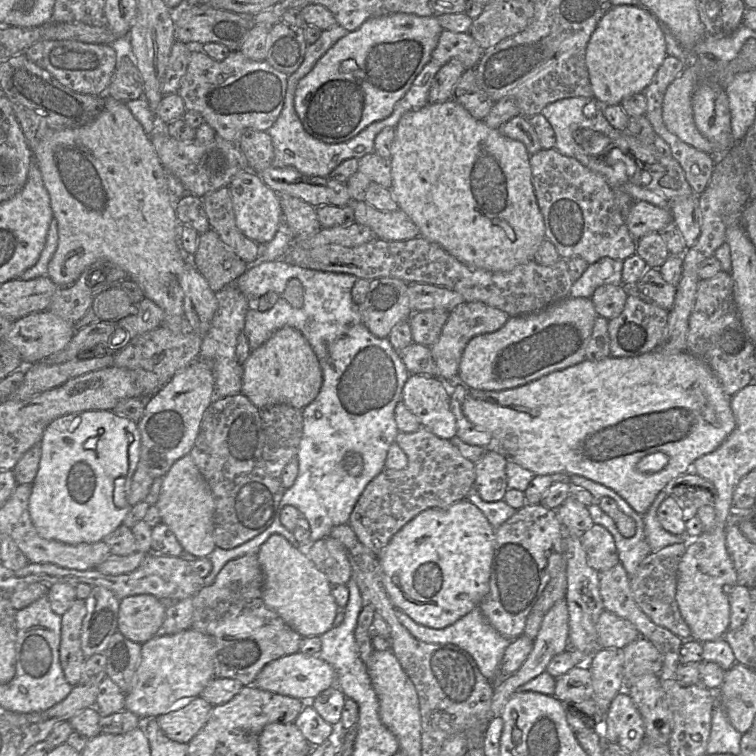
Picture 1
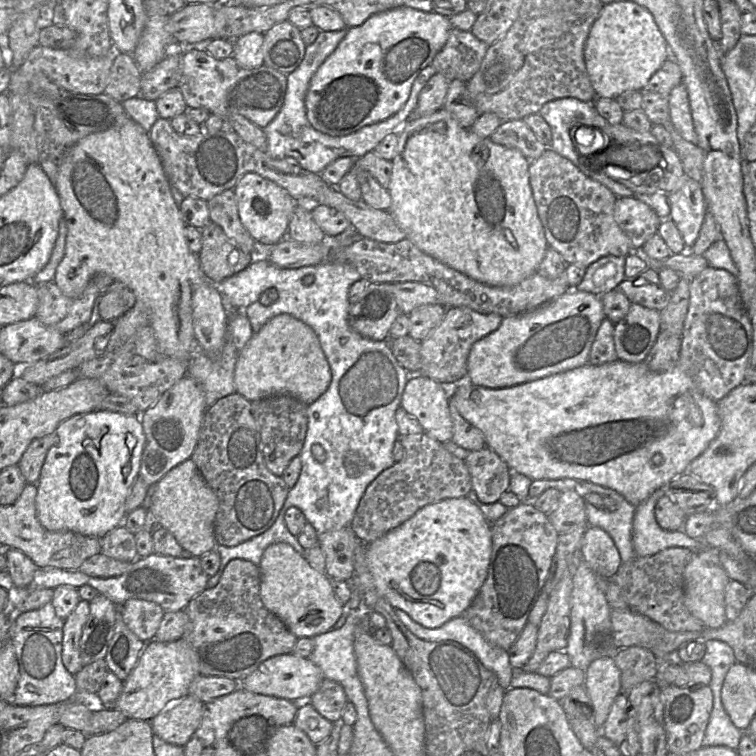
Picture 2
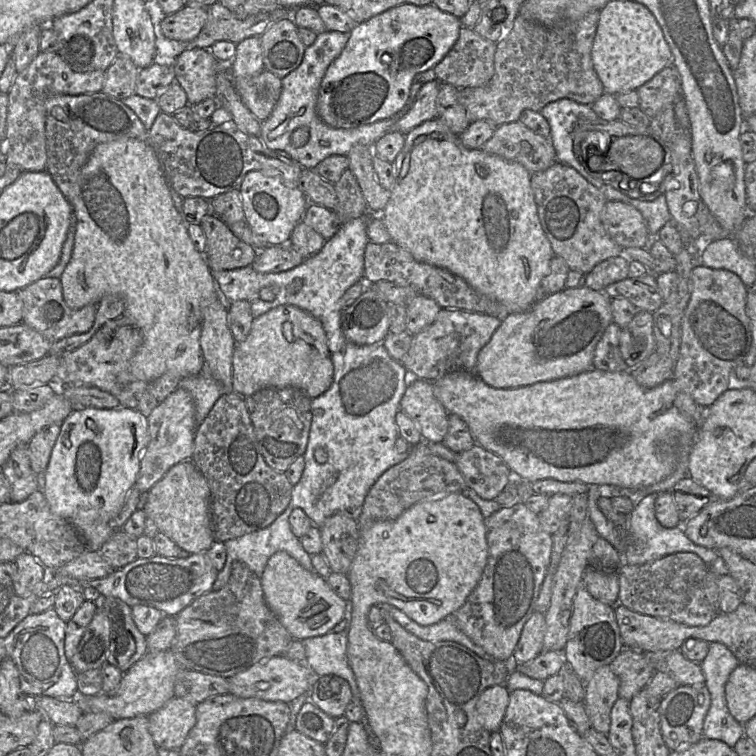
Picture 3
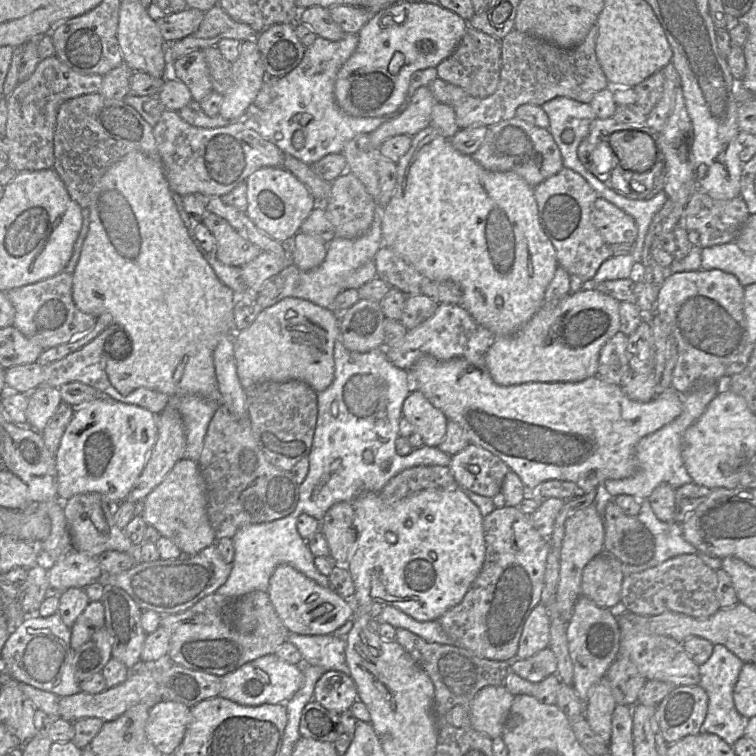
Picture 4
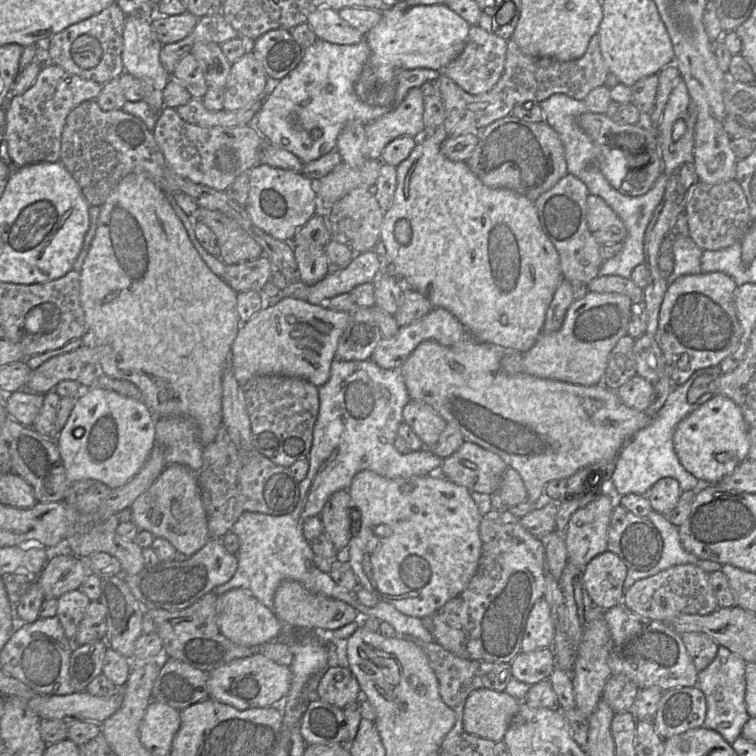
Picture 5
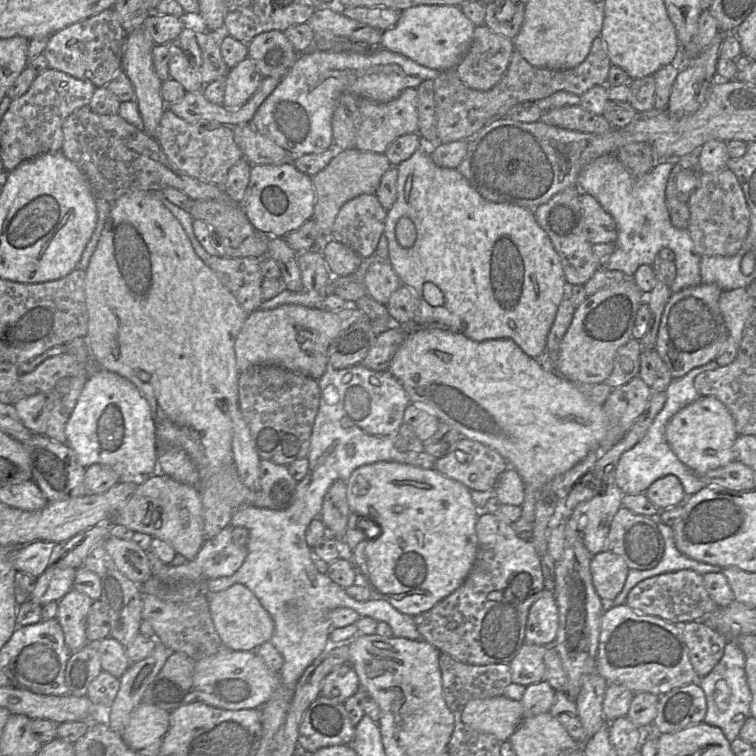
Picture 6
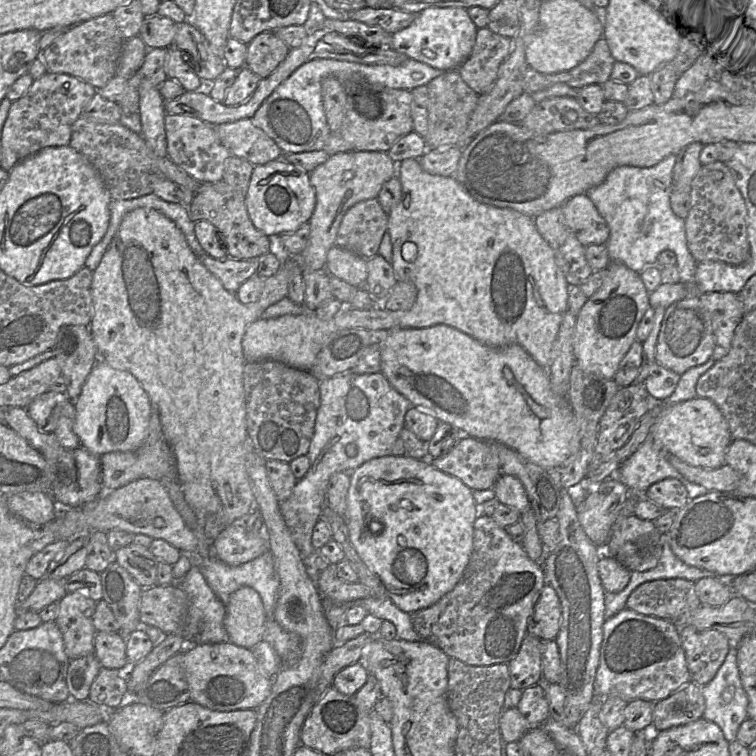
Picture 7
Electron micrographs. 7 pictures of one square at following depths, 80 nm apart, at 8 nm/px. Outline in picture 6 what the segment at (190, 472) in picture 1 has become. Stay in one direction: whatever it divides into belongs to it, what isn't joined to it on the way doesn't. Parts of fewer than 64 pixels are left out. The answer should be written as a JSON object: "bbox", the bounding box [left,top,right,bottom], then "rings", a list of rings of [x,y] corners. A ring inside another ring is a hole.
{"bbox":[113,471,205,560],"rings":[[[158,471],[140,478],[132,496],[117,510],[113,523],[163,540],[187,560],[195,558],[205,542],[203,507],[198,487],[179,482]]]}

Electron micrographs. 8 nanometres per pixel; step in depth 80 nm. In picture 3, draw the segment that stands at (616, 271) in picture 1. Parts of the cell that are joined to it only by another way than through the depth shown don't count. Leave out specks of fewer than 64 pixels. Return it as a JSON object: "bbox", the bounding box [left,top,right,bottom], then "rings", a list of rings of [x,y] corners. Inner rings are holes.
{"bbox":[585,256,629,292],"rings":[[[625,256],[608,258],[597,264],[585,278],[585,286],[603,292],[610,284],[628,277],[629,262]]]}

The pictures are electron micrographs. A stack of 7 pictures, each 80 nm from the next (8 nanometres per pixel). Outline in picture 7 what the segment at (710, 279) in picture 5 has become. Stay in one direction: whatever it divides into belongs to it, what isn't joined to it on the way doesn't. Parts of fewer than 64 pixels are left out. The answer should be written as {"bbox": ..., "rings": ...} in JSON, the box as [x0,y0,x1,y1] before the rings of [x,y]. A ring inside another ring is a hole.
{"bbox":[655,297,715,375],"rings":[[[699,297],[685,298],[665,309],[660,328],[655,361],[671,371],[682,375],[688,369],[704,364],[712,357],[715,335],[711,318]]]}

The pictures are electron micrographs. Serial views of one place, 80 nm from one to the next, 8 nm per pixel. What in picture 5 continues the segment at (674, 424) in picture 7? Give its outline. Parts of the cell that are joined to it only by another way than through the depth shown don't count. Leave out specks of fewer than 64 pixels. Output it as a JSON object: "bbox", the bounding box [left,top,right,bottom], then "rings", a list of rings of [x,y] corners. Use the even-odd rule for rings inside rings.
{"bbox":[673,395,748,484],"rings":[[[715,395],[678,423],[673,434],[674,450],[688,472],[699,480],[717,484],[747,459],[748,429],[740,407],[726,396]]]}

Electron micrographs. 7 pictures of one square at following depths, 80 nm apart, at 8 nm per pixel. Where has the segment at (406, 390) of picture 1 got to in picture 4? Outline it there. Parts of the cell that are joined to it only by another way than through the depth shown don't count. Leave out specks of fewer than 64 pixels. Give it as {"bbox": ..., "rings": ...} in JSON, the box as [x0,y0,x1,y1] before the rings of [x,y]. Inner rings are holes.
{"bbox":[402,389,448,446],"rings":[[[413,389],[402,405],[402,416],[415,426],[423,444],[437,446],[442,442],[448,419],[419,390]]]}

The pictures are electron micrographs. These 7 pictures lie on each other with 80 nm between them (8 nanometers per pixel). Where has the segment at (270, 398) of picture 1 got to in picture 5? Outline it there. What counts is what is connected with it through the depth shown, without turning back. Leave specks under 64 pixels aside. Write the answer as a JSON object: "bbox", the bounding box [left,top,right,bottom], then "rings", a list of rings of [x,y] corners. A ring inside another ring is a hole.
{"bbox":[231,297,349,387],"rings":[[[285,297],[274,305],[263,307],[249,321],[242,323],[231,348],[231,367],[238,383],[244,384],[259,375],[298,377],[321,387],[330,378],[330,368],[335,357],[339,338],[349,322],[349,312],[335,311],[324,305]]]}

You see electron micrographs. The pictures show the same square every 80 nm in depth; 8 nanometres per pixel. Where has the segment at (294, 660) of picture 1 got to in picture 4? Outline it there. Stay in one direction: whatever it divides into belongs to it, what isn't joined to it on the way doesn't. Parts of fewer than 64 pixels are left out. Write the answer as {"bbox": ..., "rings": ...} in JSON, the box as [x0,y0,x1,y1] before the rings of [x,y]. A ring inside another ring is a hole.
{"bbox":[218,654,303,706],"rings":[[[270,654],[250,661],[221,677],[221,691],[218,696],[243,706],[285,704],[300,689],[303,681],[303,673],[298,665]]]}

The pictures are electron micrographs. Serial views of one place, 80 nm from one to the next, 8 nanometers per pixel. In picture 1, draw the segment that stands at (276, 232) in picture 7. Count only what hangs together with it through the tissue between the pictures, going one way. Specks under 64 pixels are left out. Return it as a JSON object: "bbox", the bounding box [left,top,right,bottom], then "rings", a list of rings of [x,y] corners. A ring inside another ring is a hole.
{"bbox":[228,170,283,245],"rings":[[[249,170],[237,173],[228,187],[238,229],[259,245],[270,242],[283,220],[279,195],[264,183],[258,174]]]}

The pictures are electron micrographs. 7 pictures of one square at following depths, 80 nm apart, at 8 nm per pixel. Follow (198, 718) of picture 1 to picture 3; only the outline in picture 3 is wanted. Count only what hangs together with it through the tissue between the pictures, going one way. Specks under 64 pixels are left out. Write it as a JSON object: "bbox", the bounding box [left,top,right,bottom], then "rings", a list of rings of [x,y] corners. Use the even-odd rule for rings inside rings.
{"bbox":[148,698,196,750],"rings":[[[172,698],[148,716],[149,732],[157,747],[179,750],[196,724],[196,705],[183,698]]]}

